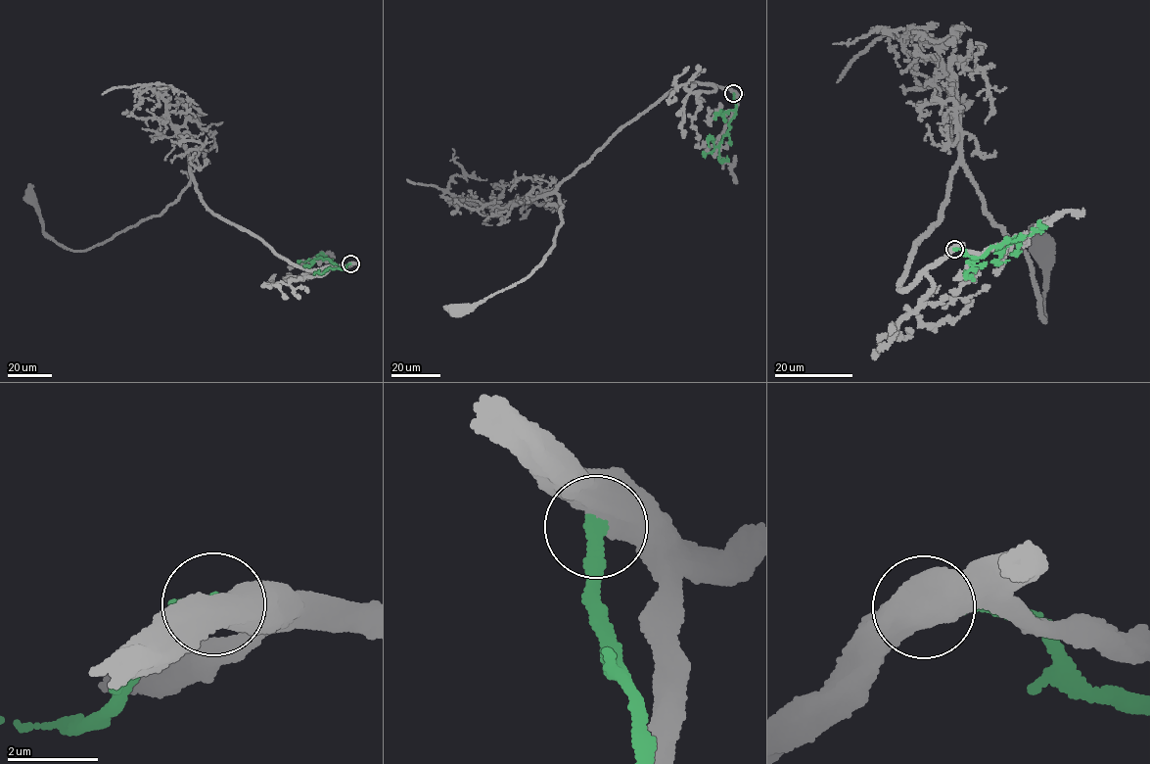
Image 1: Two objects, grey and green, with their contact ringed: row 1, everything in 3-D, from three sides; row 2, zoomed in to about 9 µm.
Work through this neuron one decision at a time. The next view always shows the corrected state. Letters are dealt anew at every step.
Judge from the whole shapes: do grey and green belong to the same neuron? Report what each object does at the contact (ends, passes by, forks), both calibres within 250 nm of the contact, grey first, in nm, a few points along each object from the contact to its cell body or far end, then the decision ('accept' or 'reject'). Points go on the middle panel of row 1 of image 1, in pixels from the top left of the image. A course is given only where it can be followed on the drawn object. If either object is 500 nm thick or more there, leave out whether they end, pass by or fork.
750 nm thick on the grey side, 360 nm on the other; grey runs (733, 94), (682, 83), (632, 119), (561, 182), (562, 221), (531, 273), (455, 310); green runs (733, 94), (735, 112), (728, 128), (717, 147), (711, 137), (710, 147); reject

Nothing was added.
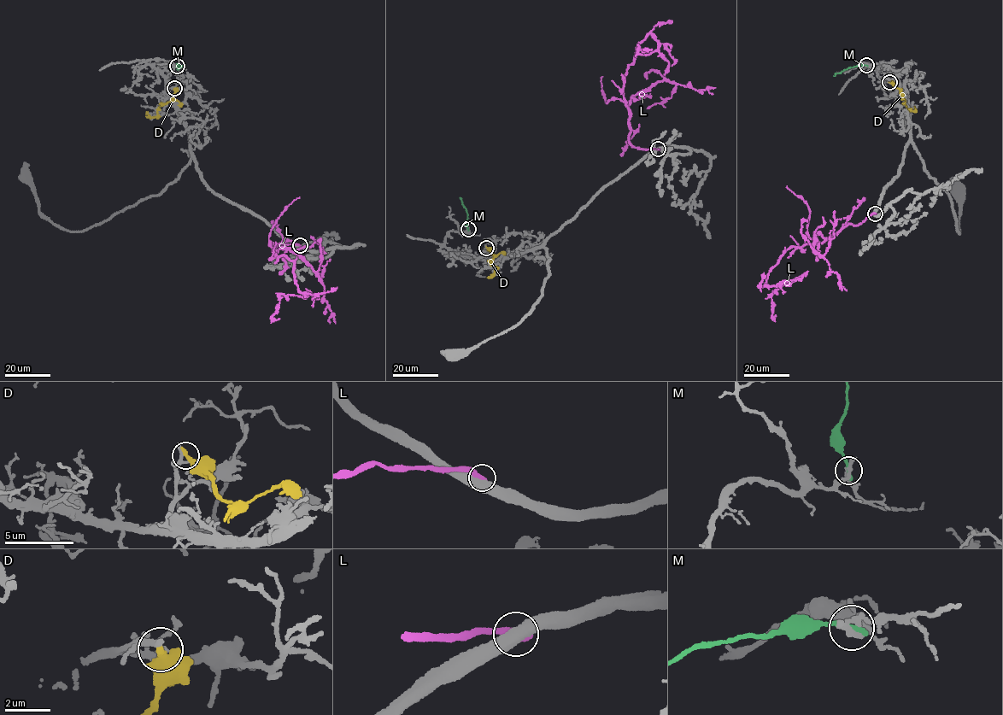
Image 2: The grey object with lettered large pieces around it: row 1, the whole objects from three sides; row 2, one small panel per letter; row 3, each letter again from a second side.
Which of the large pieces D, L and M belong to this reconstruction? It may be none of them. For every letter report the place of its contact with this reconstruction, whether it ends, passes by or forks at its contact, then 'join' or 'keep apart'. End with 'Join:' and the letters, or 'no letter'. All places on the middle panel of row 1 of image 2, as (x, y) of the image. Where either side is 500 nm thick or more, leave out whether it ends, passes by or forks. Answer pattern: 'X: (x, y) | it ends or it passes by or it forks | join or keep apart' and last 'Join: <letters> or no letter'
D: (486, 248) | it ends | keep apart
L: (658, 149) | keep apart
M: (468, 229) | it ends | keep apart
Join: no letter

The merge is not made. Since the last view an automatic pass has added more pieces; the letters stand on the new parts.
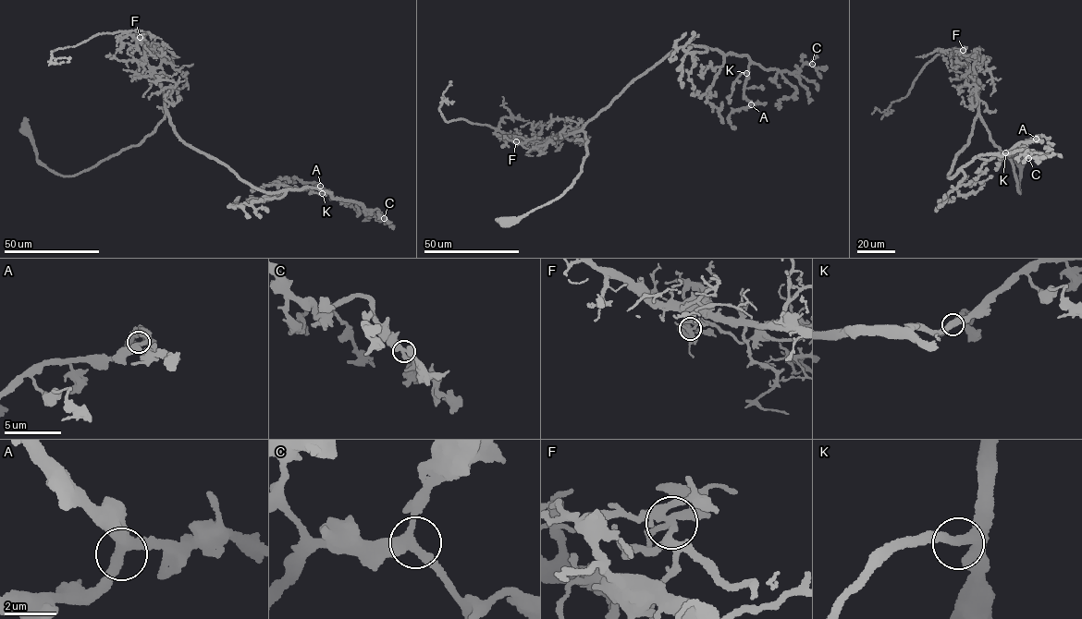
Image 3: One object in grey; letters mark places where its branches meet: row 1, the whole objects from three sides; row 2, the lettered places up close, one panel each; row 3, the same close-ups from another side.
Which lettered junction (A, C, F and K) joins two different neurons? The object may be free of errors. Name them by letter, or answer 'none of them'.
F

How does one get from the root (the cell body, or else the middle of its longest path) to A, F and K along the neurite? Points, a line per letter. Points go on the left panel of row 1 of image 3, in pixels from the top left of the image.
A: (25, 129), (37, 159), (75, 175), (142, 141), (166, 113), (178, 138), (259, 189), (330, 194), (320, 186)
F: (25, 129), (37, 159), (64, 176), (88, 170), (142, 141), (165, 109), (162, 87), (140, 37)
K: (25, 129), (37, 159), (75, 175), (142, 141), (166, 113), (178, 138), (259, 189), (322, 193)

